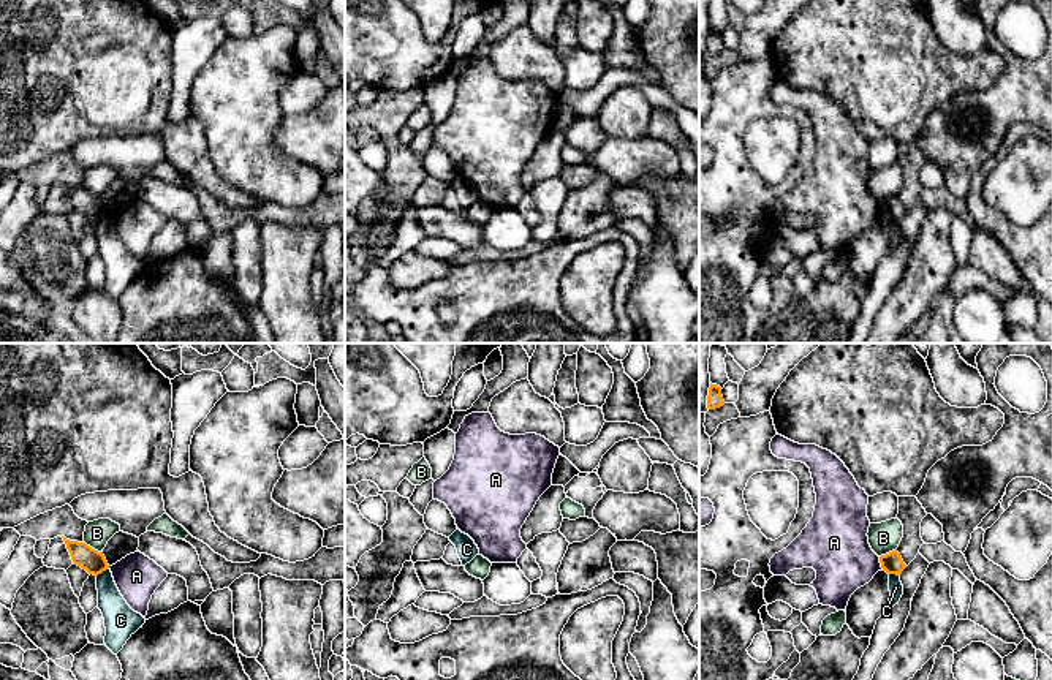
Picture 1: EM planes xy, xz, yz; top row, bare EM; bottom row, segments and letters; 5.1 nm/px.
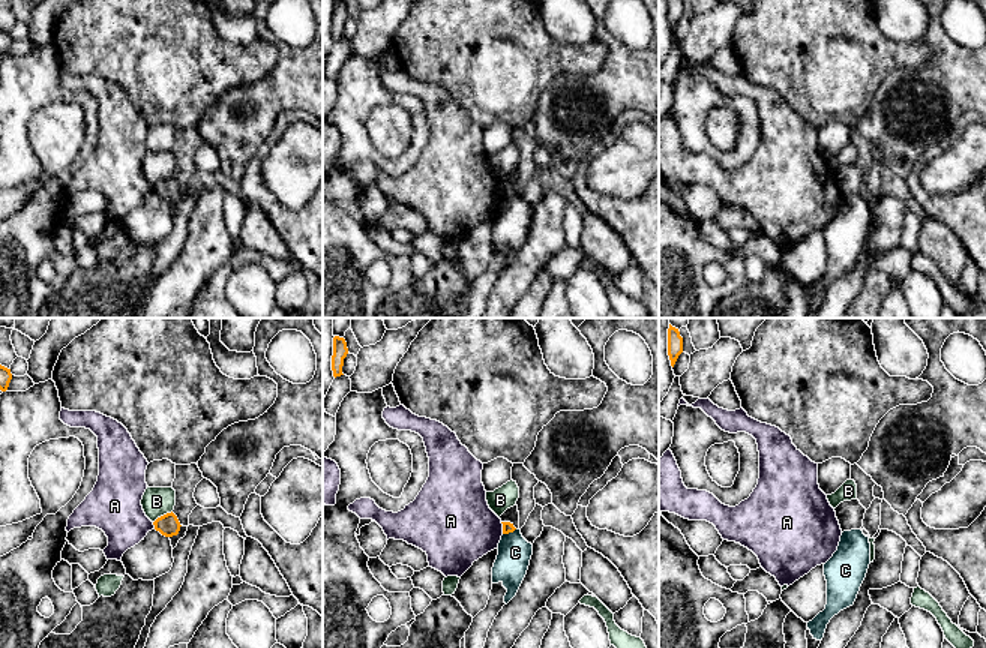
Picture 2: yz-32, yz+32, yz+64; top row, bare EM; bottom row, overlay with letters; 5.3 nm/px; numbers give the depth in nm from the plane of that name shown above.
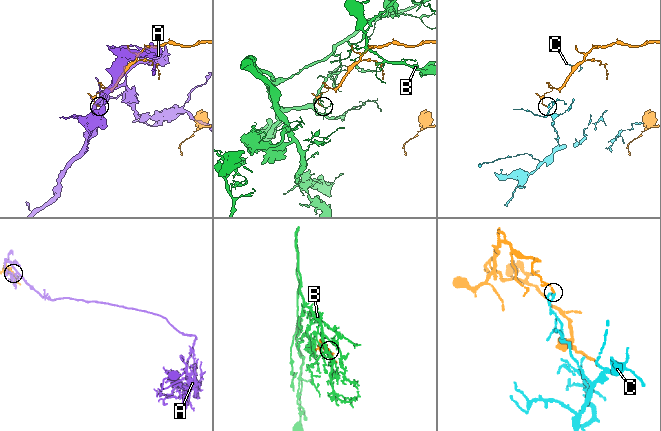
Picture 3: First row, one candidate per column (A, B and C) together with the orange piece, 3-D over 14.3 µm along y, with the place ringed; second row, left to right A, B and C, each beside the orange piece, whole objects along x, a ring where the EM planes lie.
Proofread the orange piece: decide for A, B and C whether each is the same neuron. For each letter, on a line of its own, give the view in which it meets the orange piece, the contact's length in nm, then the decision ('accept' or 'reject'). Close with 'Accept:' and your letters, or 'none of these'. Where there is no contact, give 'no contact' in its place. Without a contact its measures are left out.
A: yz | 80 nm | reject
B: xy | 110 nm | reject
C: xy | 80 nm | reject
Accept: none of these

